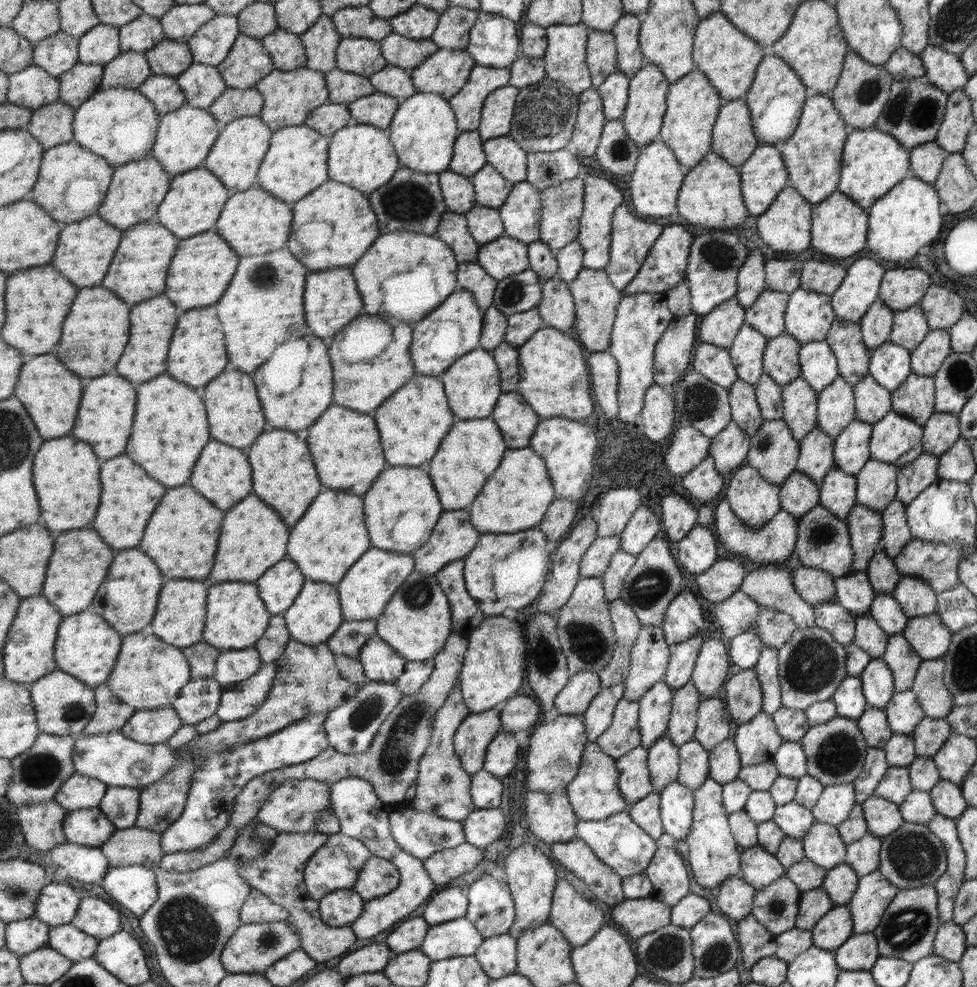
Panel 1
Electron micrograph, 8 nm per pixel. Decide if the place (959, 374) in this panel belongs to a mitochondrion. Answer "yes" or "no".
yes

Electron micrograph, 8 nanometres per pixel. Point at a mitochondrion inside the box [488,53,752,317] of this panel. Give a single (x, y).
(545, 111)

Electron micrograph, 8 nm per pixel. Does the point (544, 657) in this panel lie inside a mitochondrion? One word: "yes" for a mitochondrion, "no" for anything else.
yes

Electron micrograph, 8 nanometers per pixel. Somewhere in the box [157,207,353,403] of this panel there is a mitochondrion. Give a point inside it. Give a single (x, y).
(272, 277)

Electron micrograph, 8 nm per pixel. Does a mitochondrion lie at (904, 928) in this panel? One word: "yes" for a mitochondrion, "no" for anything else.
yes

